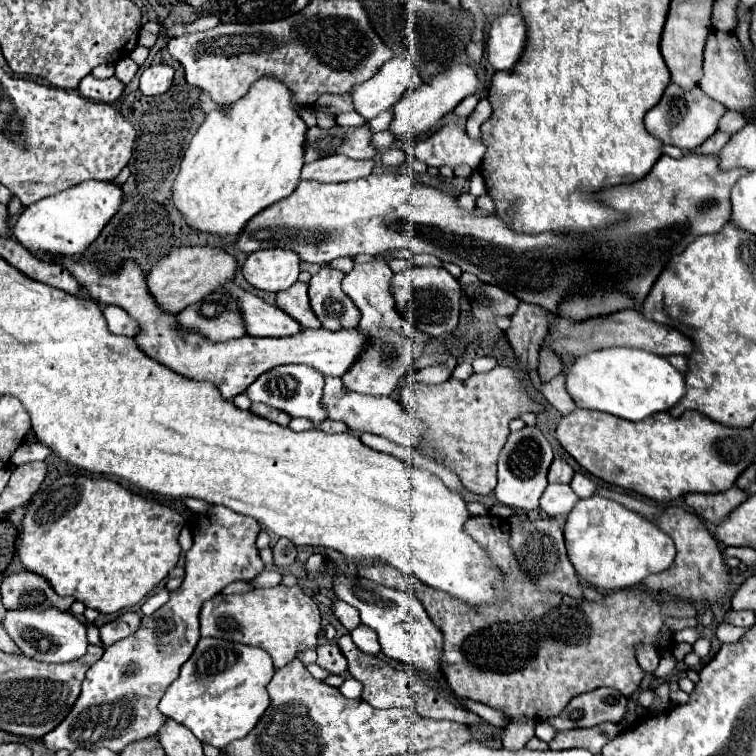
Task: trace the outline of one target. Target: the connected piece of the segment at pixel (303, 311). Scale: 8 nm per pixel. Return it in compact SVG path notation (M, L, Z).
M294 283L284 293L278 293L276 303L284 313L288 313L292 319L296 319L302 327L320 327L320 321L314 315L310 301L308 301L306 283Z

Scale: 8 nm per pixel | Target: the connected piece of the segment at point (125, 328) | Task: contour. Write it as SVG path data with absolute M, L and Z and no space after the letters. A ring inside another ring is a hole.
M108 305L104 309L104 317L108 321L108 329L114 333L114 335L124 335L124 337L130 337L134 339L138 333L140 333L140 325L122 309L122 307L112 307Z

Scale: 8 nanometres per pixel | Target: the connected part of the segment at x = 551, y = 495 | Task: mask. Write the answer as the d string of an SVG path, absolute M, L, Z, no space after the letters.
M548 485L540 497L540 509L546 515L568 515L576 505L578 495L570 489L570 485Z

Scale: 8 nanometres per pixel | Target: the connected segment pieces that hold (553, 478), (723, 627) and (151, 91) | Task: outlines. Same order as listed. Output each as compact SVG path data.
M554 459L548 471L548 483L570 483L572 475L574 475L574 469L566 461Z
M720 623L716 635L720 639L720 643L736 643L748 629L746 627L734 627L734 625L726 625L726 623Z
M166 63L148 65L140 75L140 91L148 97L164 95L172 87L172 79L174 79L174 67Z

